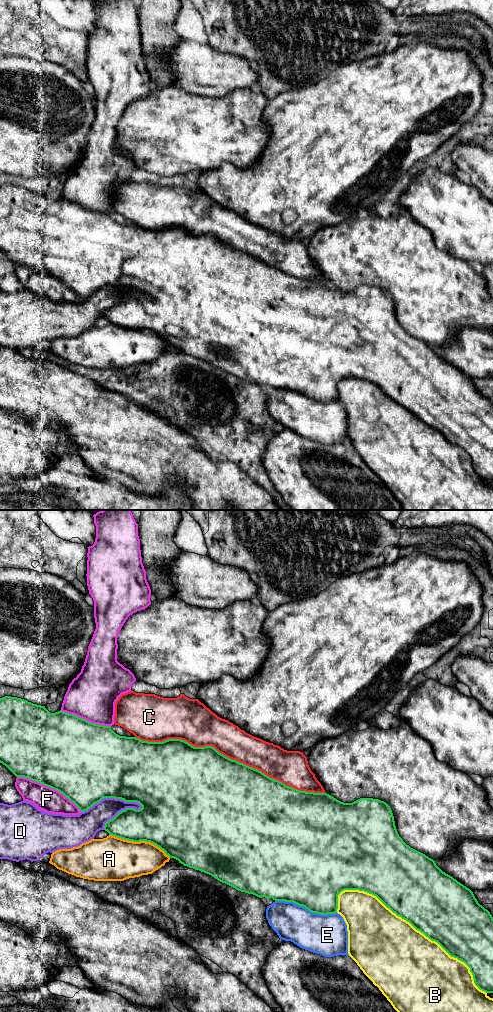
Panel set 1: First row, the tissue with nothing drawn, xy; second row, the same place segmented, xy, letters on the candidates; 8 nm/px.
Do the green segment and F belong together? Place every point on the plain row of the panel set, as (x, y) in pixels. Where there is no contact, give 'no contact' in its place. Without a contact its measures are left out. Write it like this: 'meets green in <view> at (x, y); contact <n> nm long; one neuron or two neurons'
meets green in xy at (49, 274); contact 600 nm long; two neurons

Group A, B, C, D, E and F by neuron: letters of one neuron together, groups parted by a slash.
A D / B / C / E / F

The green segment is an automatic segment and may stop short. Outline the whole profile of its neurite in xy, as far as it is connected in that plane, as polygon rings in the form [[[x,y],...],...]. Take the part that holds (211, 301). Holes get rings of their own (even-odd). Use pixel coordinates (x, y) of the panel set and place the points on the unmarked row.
[[[122,182],[115,191],[114,212],[123,215],[133,225],[120,224],[110,214],[91,211],[76,203],[63,199],[50,201],[45,194],[27,188],[5,184],[0,186],[0,251],[5,253],[16,265],[28,266],[44,274],[59,279],[81,300],[87,299],[104,286],[121,287],[125,290],[139,291],[142,296],[126,296],[105,311],[104,318],[109,323],[133,330],[150,330],[179,351],[211,363],[238,379],[253,382],[259,386],[272,386],[275,389],[293,390],[312,401],[321,403],[335,402],[338,397],[338,383],[344,378],[359,378],[376,384],[387,396],[409,410],[416,418],[430,428],[437,430],[451,445],[464,450],[473,463],[475,473],[486,481],[493,481],[493,405],[480,393],[473,380],[443,360],[435,349],[425,342],[411,336],[399,324],[390,294],[379,287],[360,286],[352,291],[344,291],[327,282],[321,271],[311,259],[307,245],[300,239],[287,239],[278,233],[254,225],[228,208],[218,205],[198,187],[190,187],[184,182],[177,186],[163,186],[155,182]]]

